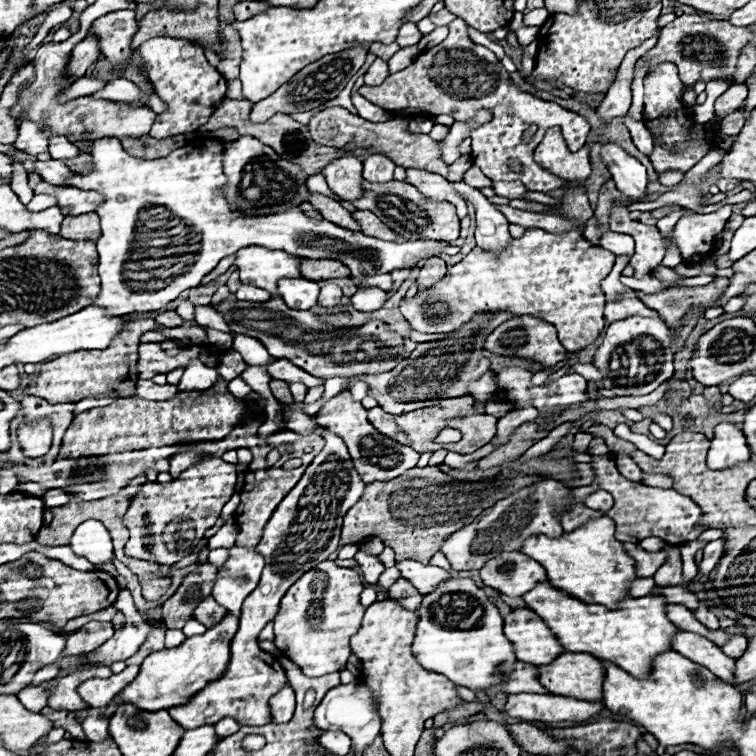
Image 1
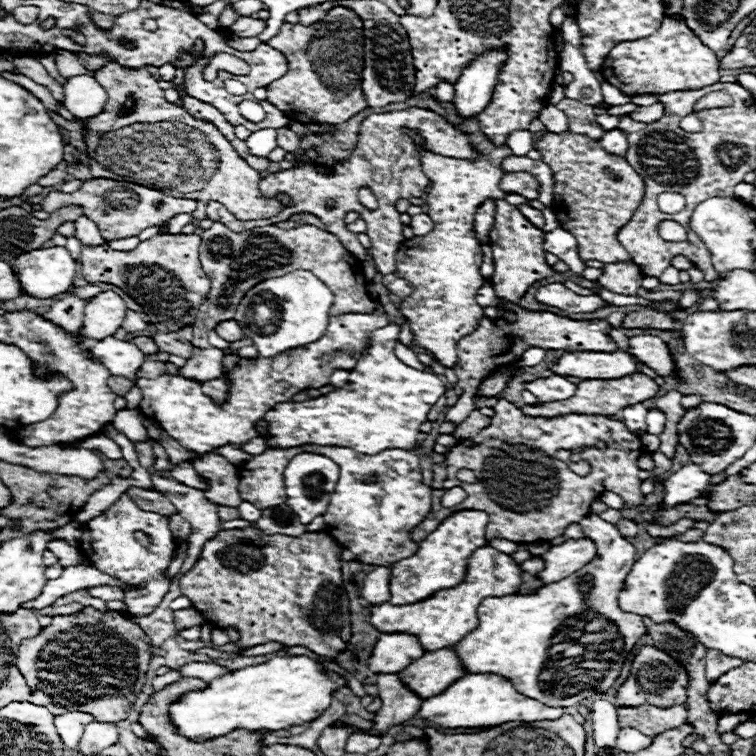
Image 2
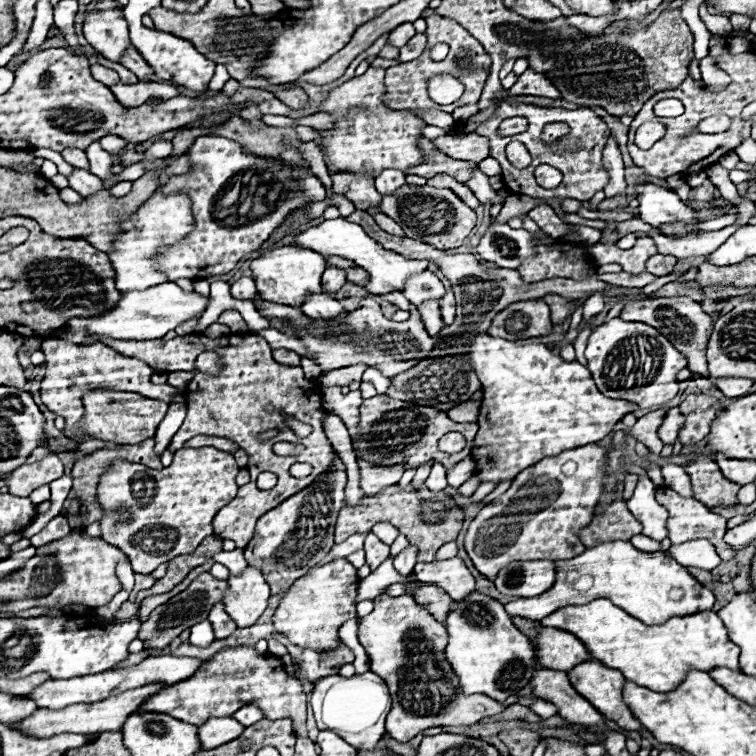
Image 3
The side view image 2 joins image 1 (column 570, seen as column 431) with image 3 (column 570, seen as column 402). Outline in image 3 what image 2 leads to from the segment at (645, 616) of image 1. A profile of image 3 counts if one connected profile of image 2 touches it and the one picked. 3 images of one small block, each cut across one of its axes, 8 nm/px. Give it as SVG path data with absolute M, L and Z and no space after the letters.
M606 598L592 600L582 606L564 606L546 616L540 624L550 628L560 628L574 634L590 652L592 658L600 660L604 666L620 670L626 680L632 680L654 692L674 690L690 668L708 672L716 666L738 668L740 648L728 638L728 630L714 612L698 612L690 616L674 616L664 624L646 626L644 622L632 618L622 608L614 606Z

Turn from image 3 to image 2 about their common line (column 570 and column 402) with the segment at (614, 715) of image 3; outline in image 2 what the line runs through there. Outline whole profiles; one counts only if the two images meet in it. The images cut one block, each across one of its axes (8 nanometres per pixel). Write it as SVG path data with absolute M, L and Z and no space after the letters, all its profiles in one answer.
M442 648L436 652L426 652L422 658L414 660L398 674L408 690L416 690L416 694L426 700L444 692L452 682L466 674L466 670L462 668L452 648Z

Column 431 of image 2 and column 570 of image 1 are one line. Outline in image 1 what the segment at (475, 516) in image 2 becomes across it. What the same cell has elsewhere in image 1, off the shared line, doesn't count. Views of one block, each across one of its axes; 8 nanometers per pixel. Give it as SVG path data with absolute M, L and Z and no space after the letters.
M606 516L590 520L582 528L562 534L560 538L542 538L532 536L524 542L522 550L548 570L548 580L556 590L570 594L586 604L604 604L610 610L616 610L624 598L630 596L630 584L636 576L636 562L624 550L612 534L614 522Z

